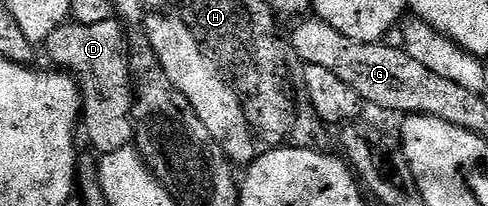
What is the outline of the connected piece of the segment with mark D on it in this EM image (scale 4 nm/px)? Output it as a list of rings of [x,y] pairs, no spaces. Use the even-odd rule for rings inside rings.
[[[118,19],[109,22],[96,22],[93,26],[81,26],[74,22],[62,24],[45,42],[47,56],[56,69],[72,76],[79,83],[79,93],[83,99],[81,113],[82,131],[87,131],[87,140],[99,151],[99,154],[116,152],[128,147],[135,139],[135,121],[131,118],[133,107],[133,64],[123,53],[123,28]]]

